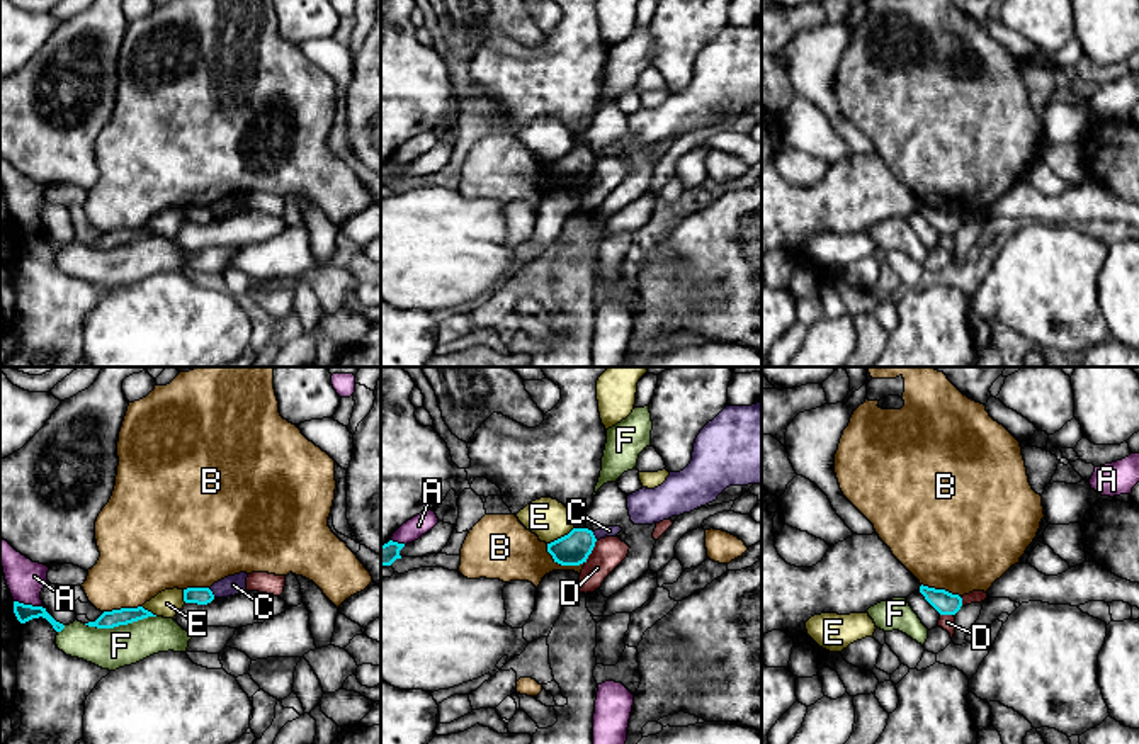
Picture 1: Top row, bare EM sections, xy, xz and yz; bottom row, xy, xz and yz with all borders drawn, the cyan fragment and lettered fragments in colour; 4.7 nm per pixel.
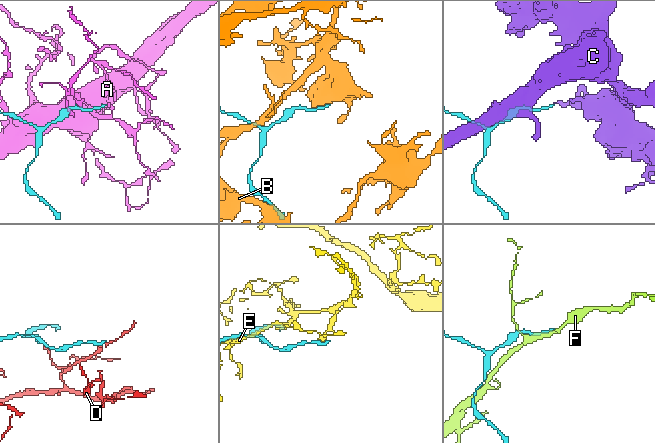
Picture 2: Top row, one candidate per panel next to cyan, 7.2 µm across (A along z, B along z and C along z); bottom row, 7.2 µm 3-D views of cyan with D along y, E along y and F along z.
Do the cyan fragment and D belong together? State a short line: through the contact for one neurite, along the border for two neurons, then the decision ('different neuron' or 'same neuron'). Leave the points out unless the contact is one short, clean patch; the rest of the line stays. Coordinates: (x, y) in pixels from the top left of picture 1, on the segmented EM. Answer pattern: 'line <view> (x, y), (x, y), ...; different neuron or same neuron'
line xz (597, 541), (585, 563); different neuron

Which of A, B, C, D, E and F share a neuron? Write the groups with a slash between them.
A / B / C / D / E / F

